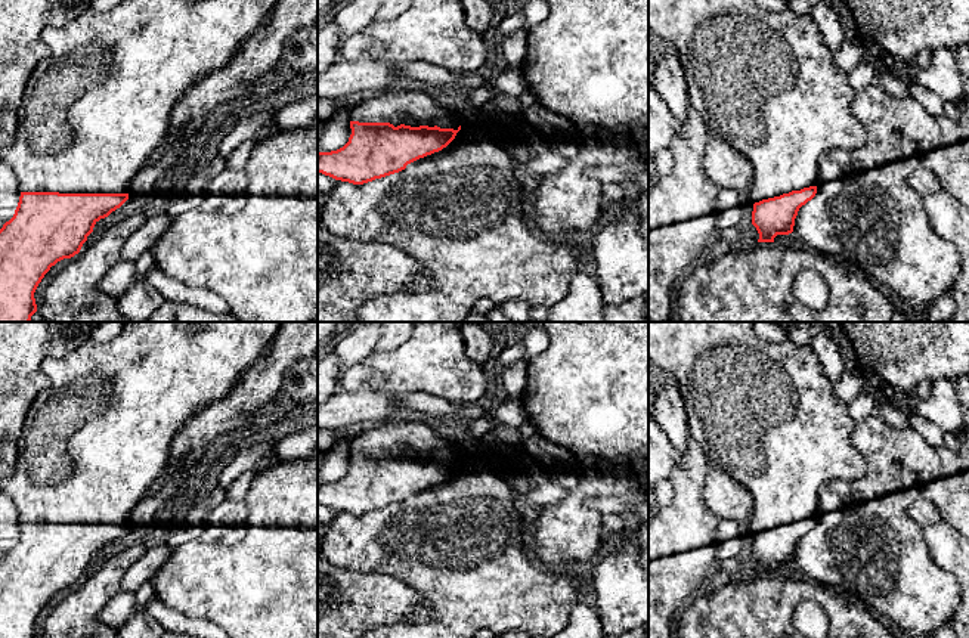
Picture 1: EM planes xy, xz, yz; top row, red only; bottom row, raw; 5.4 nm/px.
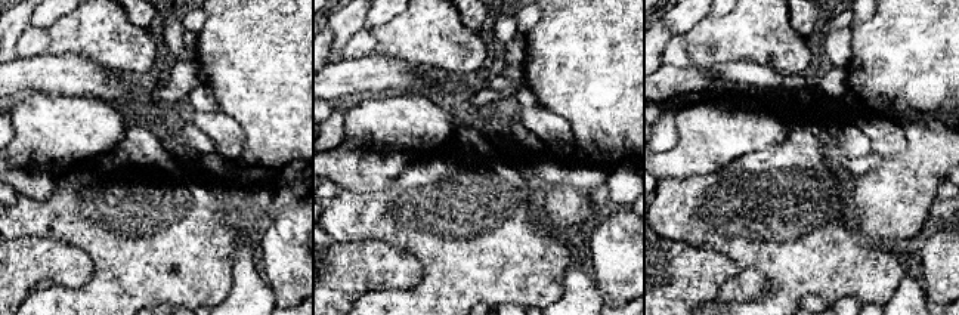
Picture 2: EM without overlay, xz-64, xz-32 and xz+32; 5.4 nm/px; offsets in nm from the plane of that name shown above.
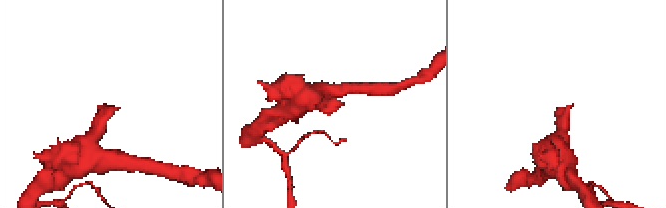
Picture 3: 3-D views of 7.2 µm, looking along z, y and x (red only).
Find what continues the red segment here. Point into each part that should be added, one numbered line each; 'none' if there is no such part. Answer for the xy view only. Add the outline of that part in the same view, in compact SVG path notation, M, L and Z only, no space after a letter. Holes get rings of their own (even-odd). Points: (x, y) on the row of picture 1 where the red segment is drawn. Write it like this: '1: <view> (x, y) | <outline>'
1: xy (93, 114) | M120 0L106 12L87 10L64 27L47 27L40 37L50 55L32 69L18 109L18 128L15 140L0 151L3 161L16 176L21 192L59 192L59 193L129 193L134 176L152 160L168 139L170 117L174 106L191 86L223 68L241 44L260 28L270 16L278 0Z

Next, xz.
1: xz (415, 107) | M427 89L388 90L349 109L350 121L458 130L458 118Z

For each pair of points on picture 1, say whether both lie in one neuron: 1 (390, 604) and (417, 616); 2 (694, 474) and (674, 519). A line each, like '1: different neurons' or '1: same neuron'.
1: different neurons
2: same neuron

